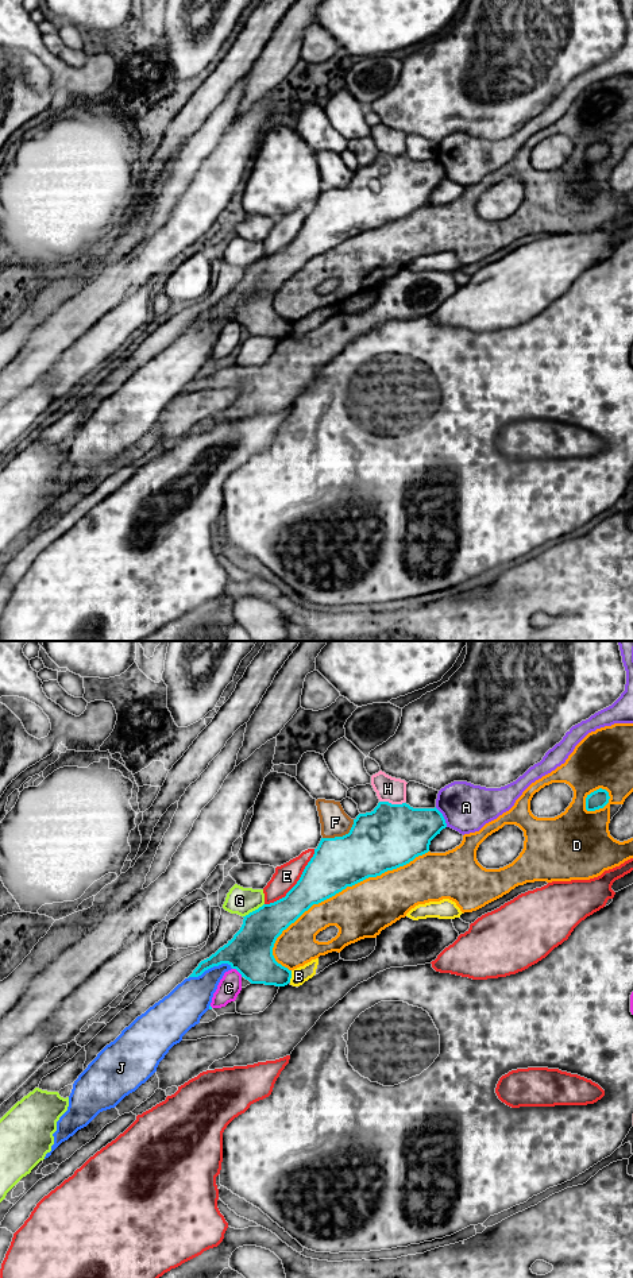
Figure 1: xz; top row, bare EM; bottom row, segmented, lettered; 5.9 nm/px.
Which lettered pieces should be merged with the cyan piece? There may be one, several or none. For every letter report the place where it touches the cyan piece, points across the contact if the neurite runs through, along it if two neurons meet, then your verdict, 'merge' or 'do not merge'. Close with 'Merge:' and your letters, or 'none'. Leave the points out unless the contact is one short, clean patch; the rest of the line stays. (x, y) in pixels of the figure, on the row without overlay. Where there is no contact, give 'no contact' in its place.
A: contact xz (443, 169); do not merge
B: contact xz (290, 328); border xz (292, 323), (289, 334); do not merge
C: contact xz (238, 323); do not merge
D: contact xz (340, 243); do not merge
E: contact xz (297, 235); do not merge
F: contact xz (343, 188); do not merge
G: contact xz (253, 263); do not merge
H: contact xz (390, 155); do not merge
J: contact xz (209, 320); do not merge
Merge: none

